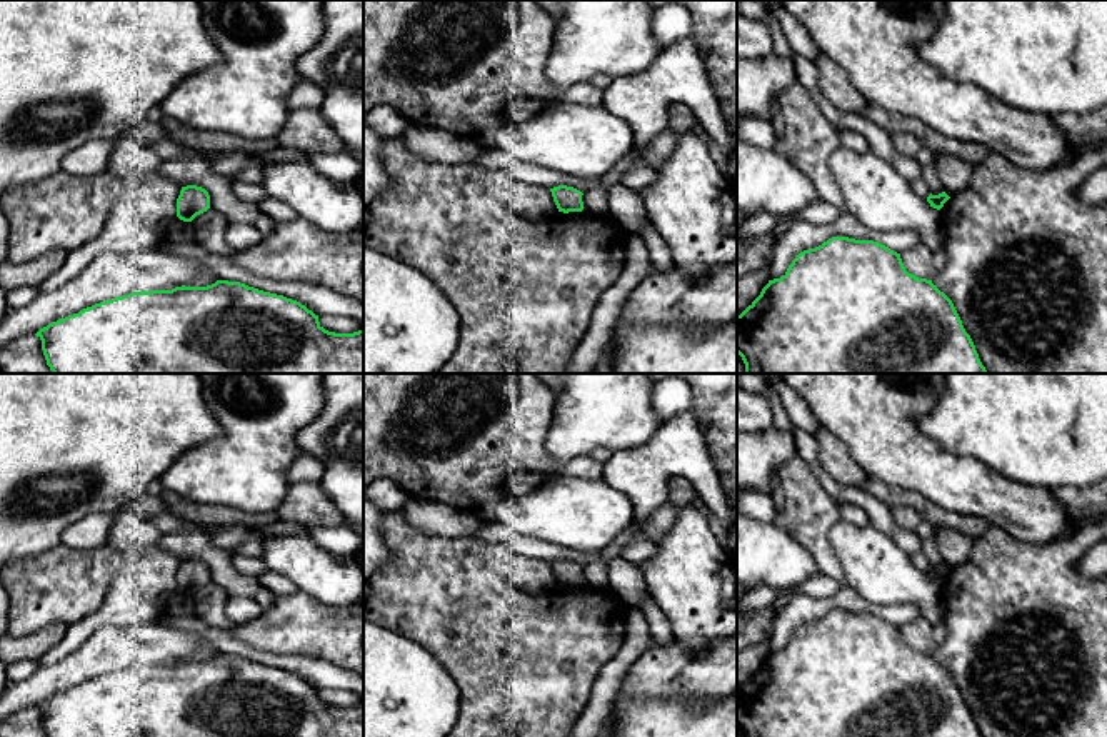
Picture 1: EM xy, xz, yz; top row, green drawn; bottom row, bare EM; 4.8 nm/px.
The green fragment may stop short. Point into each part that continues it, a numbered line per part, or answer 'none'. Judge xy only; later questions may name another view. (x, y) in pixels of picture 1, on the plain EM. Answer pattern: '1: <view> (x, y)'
none

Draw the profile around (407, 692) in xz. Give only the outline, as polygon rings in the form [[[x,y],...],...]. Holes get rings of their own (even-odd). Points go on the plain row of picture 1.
[[[363,617],[363,737],[447,737],[460,715],[460,690],[415,640]]]

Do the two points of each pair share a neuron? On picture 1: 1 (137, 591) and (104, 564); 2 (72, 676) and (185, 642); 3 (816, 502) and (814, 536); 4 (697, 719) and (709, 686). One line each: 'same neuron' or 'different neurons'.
1: different neurons
2: same neuron
3: same neuron
4: different neurons

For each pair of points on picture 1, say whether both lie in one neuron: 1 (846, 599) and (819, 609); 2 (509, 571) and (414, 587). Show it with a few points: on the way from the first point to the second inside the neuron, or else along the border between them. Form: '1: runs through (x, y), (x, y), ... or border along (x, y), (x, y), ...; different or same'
1: runs through (839, 602), (826, 606); same
2: border along (485, 544), (485, 564), (530, 594); different

